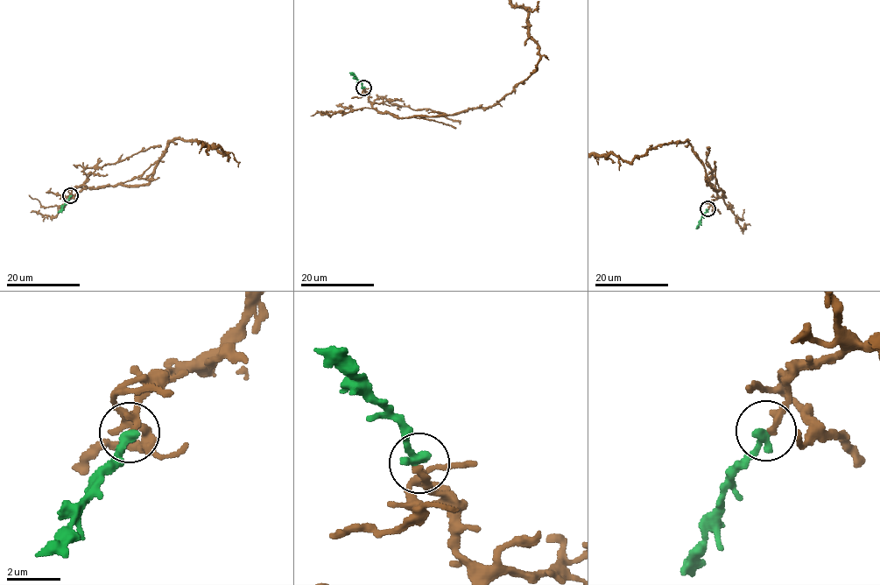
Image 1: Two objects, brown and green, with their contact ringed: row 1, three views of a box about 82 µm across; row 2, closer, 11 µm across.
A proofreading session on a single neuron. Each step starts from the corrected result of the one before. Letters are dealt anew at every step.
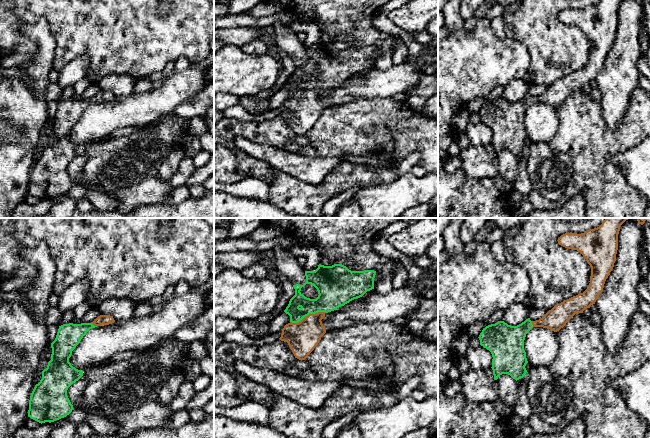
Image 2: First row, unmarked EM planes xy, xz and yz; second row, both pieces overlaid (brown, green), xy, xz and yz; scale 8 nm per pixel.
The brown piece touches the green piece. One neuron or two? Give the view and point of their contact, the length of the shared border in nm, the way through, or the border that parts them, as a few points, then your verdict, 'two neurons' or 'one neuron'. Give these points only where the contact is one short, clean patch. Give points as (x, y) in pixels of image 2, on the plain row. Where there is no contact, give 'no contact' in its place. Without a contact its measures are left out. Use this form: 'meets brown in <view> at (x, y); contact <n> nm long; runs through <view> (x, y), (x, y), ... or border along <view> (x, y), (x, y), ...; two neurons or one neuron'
meets brown in xz at (308, 91); contact 300 nm long; runs through xz (302, 113), (308, 91), (332, 71); one neuron

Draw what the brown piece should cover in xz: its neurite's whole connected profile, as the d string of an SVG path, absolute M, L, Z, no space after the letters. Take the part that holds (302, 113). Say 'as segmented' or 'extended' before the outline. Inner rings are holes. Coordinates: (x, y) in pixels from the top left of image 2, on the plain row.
extended | M319 40L315 47L305 47L306 58L303 61L293 61L295 71L290 75L284 86L290 92L290 98L282 105L279 115L288 119L295 134L305 136L326 109L321 97L325 90L362 73L367 67L374 65L375 51L376 47L374 46L351 47L342 40L332 42ZM306 60L311 60L317 65L319 71L316 75L307 74L300 68Z

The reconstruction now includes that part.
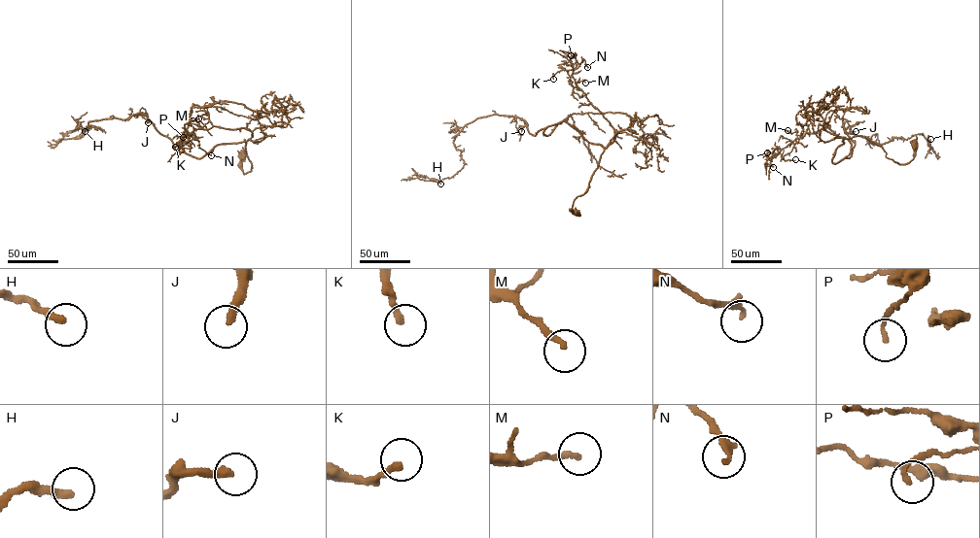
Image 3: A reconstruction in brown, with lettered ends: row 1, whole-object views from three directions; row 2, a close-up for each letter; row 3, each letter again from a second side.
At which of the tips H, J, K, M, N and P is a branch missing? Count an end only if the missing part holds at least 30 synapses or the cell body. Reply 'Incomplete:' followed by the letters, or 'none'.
Incomplete: J, K, N

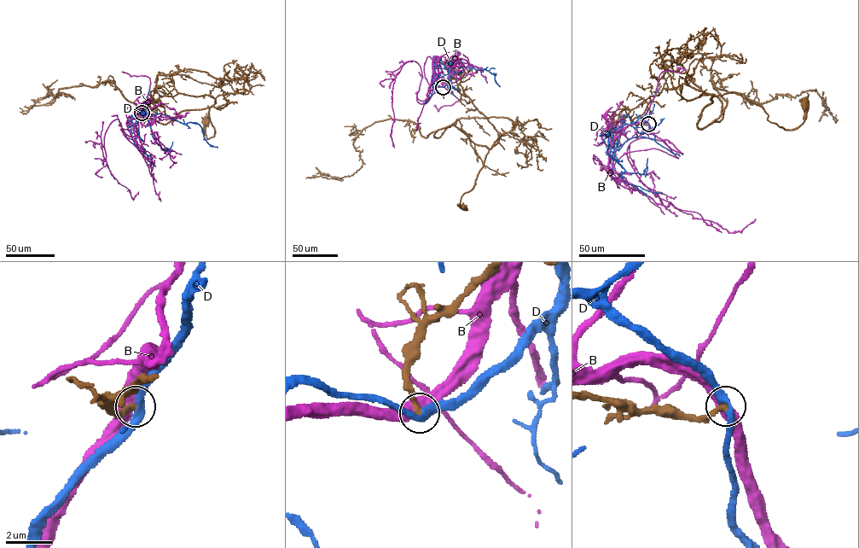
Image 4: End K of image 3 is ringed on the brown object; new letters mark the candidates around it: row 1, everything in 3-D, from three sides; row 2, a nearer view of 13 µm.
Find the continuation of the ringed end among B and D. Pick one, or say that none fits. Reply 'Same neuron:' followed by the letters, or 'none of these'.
Same neuron: none of these

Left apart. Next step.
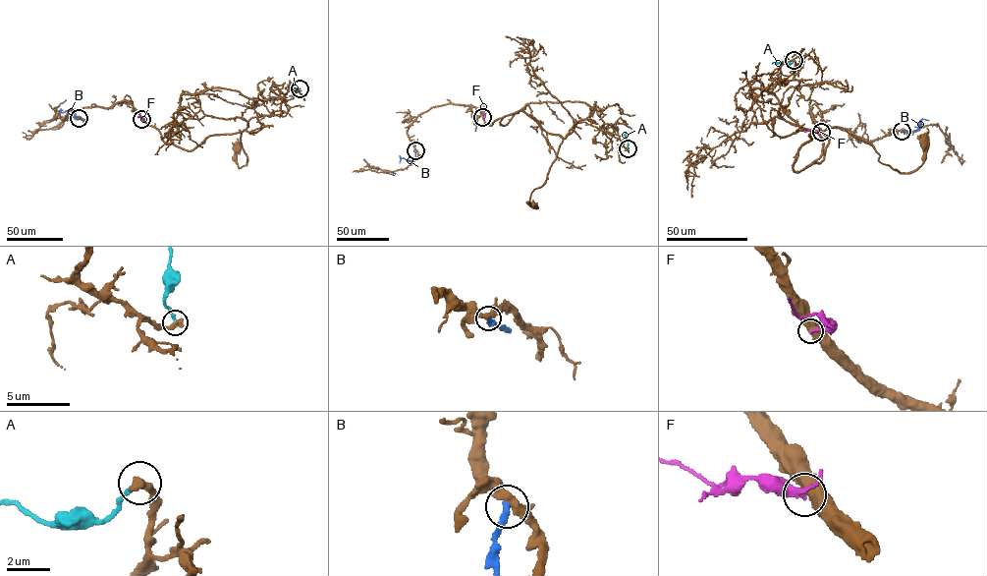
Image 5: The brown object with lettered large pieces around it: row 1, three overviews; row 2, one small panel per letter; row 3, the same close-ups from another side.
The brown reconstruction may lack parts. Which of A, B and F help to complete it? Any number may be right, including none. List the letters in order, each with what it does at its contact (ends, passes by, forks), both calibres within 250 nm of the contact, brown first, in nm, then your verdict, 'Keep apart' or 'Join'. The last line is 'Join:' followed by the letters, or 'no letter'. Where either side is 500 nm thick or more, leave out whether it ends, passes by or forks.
A: It ends there. Thickness 480 nm (brown) against 240 nm. Keep apart
B: It ends there. Thickness 440 nm (brown) against 300 nm. Keep apart
F: Thickness 500 nm (brown) against 200 nm. Keep apart
Join: no letter

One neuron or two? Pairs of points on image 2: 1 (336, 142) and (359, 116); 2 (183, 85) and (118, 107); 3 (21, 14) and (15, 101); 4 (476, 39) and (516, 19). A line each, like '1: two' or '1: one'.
1: one
2: one
3: two
4: two

